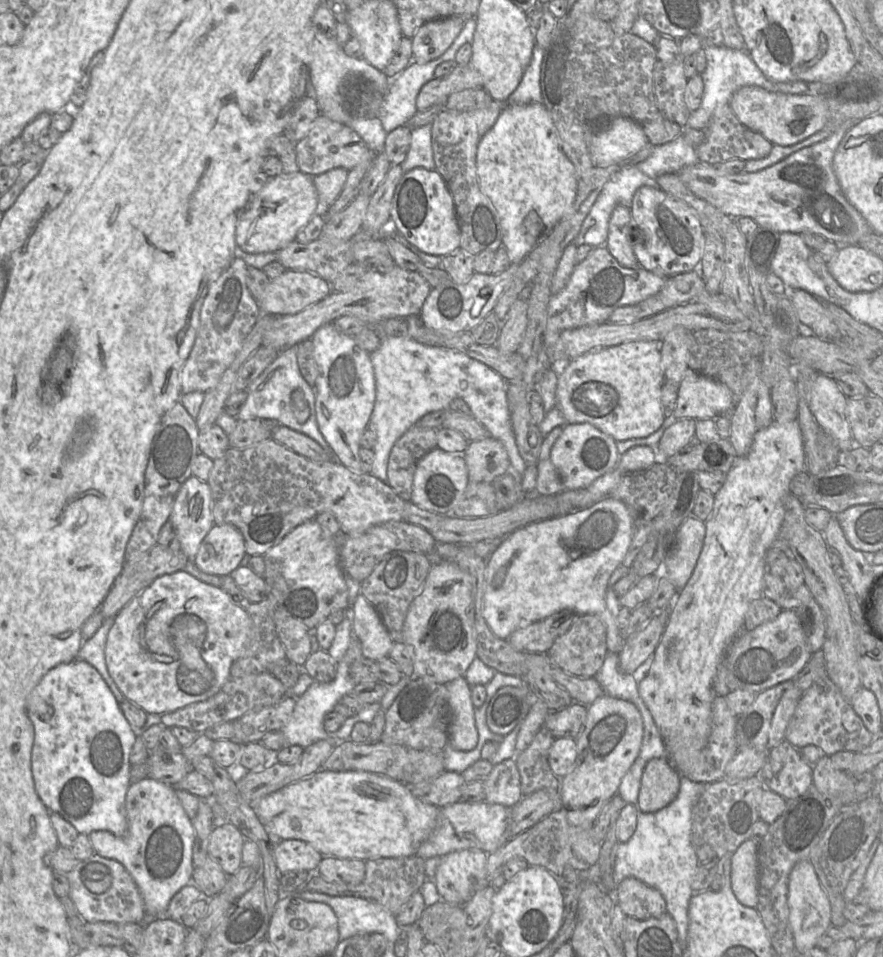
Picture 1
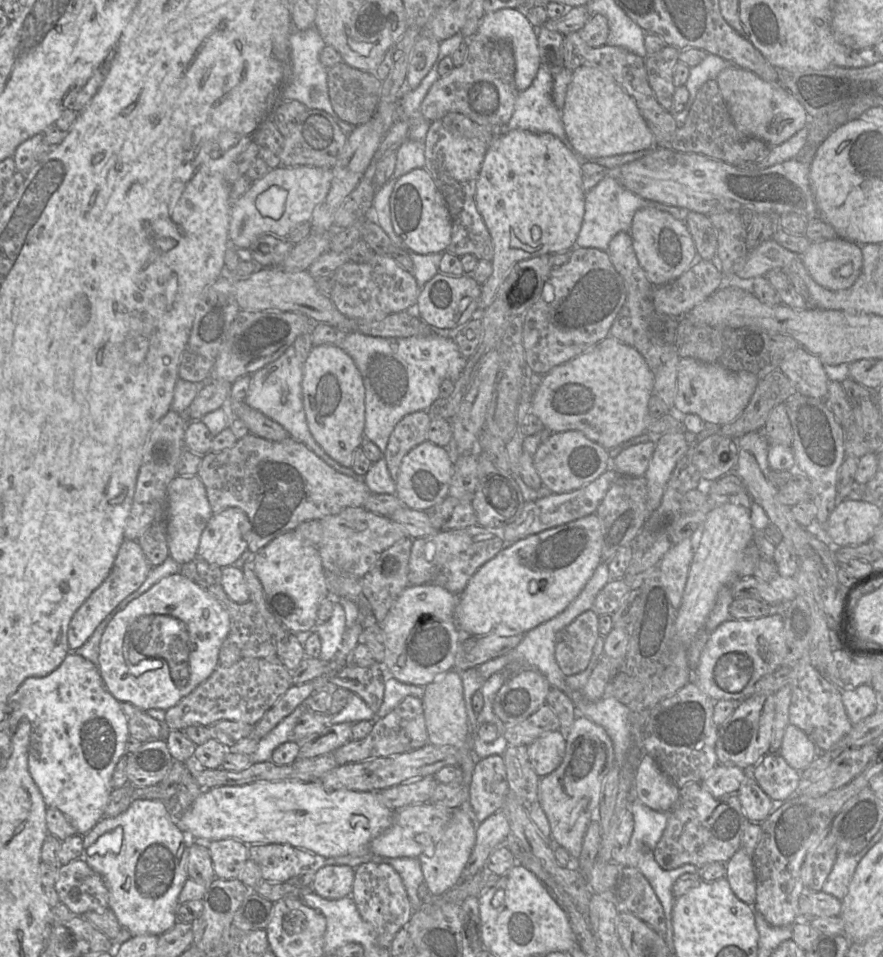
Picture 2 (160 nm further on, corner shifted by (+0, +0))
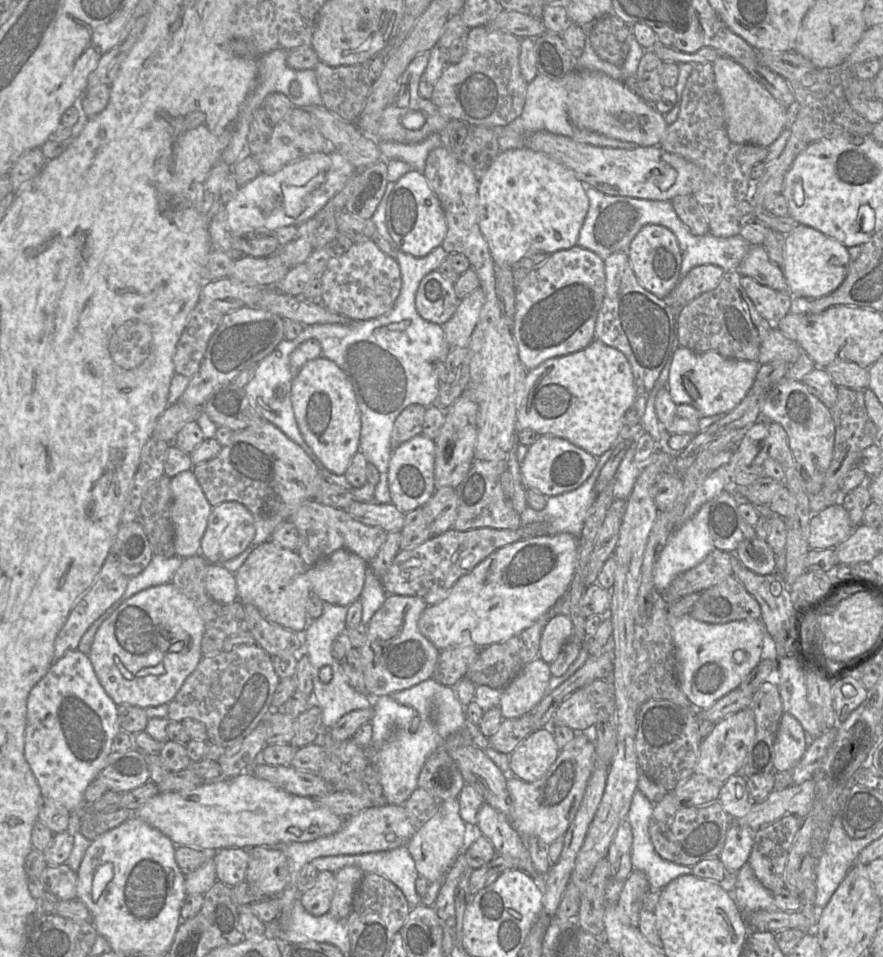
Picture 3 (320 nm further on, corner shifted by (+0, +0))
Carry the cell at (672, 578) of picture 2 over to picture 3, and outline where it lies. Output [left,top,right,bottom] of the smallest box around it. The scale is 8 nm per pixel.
[668,615,765,709]

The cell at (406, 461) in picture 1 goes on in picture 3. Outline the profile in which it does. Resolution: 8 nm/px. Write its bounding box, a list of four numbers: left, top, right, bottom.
[391,404,425,451]

